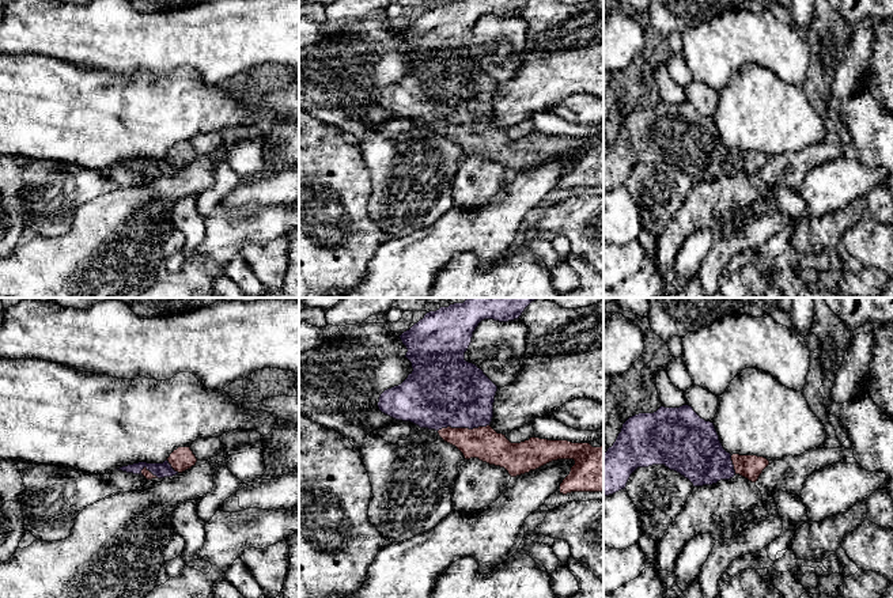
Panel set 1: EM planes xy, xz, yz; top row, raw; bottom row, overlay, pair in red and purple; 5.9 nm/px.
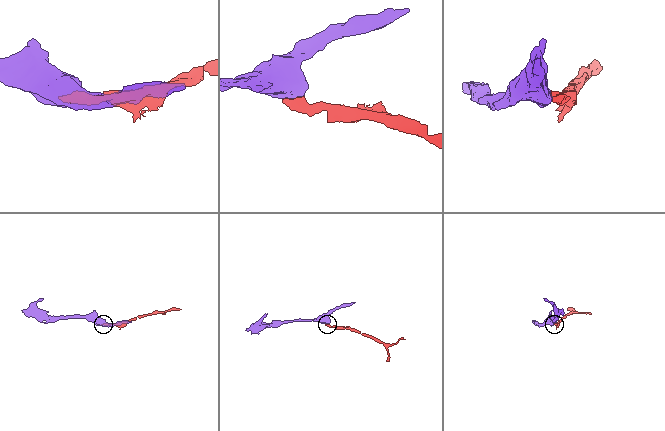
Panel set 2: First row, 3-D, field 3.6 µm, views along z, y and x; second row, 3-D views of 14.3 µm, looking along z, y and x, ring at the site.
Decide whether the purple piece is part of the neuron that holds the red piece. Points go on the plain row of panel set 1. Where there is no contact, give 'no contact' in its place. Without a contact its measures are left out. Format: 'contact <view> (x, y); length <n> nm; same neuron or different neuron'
contact xz (462, 124); length 300 nm; same neuron

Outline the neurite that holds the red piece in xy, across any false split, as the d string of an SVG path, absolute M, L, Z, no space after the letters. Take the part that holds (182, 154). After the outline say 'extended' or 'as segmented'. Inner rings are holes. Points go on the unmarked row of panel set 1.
M178 143L163 159L147 159L139 158L128 162L122 162L116 166L122 166L133 170L143 170L147 175L173 173L182 169L197 158L196 151L190 143Z; extended

